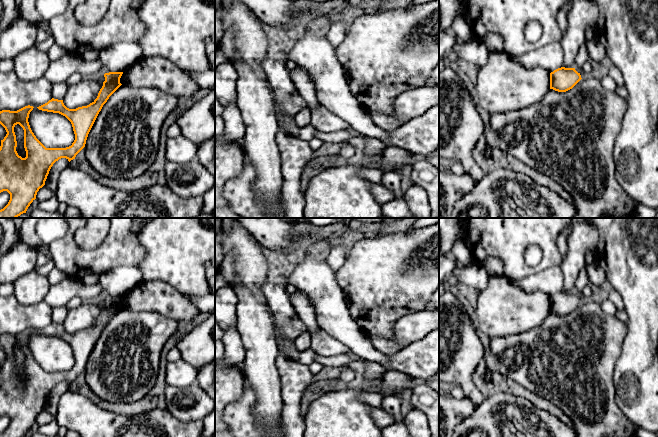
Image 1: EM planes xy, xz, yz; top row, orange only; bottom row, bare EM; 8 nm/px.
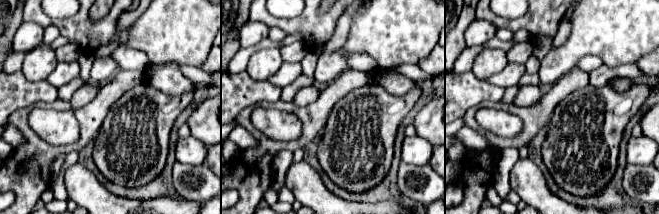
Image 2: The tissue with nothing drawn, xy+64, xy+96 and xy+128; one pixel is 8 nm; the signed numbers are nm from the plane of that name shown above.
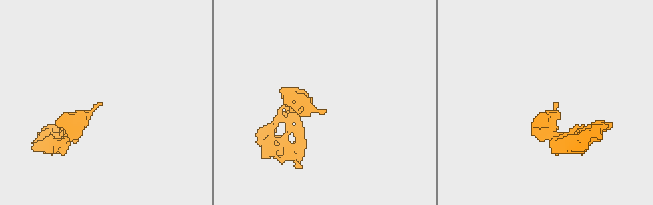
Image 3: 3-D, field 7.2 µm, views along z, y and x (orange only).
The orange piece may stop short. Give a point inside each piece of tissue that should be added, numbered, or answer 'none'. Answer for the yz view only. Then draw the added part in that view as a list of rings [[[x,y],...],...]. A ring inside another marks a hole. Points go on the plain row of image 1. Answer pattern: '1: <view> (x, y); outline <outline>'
none

